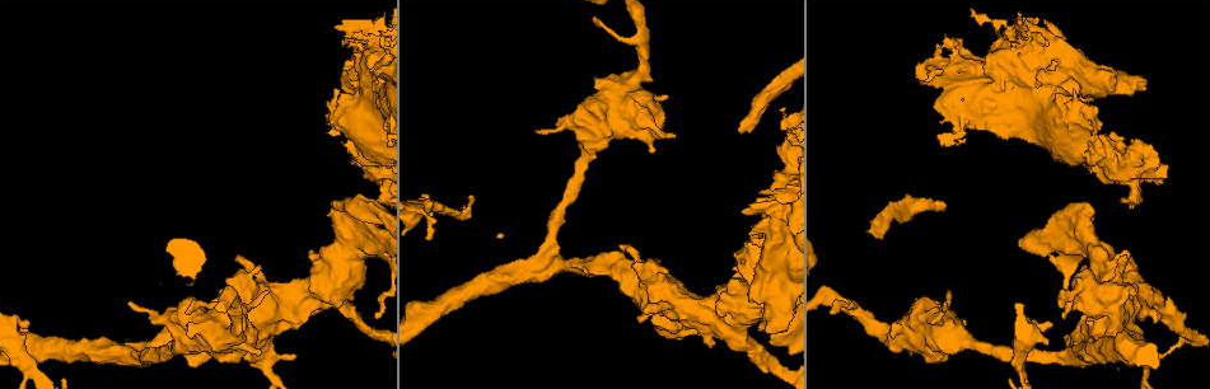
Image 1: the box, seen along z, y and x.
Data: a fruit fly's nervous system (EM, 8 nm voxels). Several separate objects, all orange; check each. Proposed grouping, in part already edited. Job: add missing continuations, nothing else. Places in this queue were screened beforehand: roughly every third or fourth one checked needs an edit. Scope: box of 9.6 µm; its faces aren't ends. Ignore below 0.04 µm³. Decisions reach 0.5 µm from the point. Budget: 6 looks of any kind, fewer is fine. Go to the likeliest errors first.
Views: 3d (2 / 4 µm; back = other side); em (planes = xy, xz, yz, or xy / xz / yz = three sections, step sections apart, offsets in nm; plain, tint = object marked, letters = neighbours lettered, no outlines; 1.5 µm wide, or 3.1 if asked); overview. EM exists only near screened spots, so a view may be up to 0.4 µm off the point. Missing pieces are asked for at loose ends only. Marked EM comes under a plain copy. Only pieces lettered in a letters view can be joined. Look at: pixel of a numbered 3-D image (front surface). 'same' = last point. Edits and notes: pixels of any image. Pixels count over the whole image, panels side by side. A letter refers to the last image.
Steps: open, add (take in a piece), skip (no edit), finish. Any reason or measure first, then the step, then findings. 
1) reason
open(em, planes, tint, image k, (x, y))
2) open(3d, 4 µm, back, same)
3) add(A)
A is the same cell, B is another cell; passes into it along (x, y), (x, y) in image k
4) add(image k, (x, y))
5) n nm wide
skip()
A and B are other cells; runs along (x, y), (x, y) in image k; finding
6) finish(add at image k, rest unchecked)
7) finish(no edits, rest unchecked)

end of a long branch
open(em, planes, letters, image 1, (946, 205))

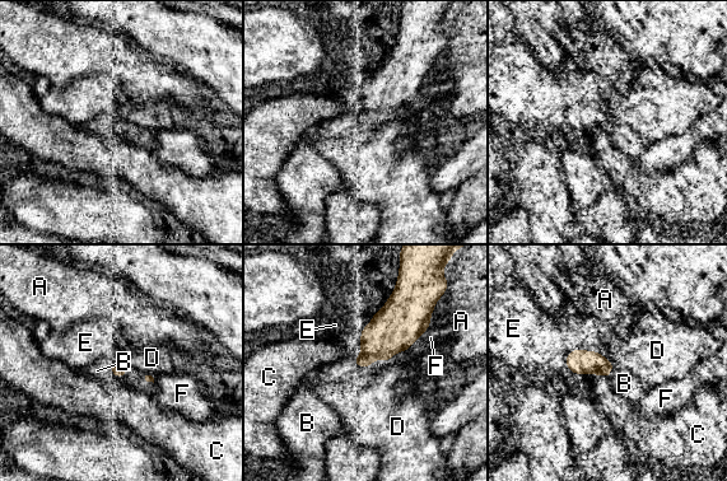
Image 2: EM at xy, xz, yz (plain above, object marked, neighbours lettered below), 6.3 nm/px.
add(B)
B is the same cell, A, C, D, E and F are other cells; passes into it along (386, 335), (360, 365), (345, 370) in image 2; the neuron continues

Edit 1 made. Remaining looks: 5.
open(overview)

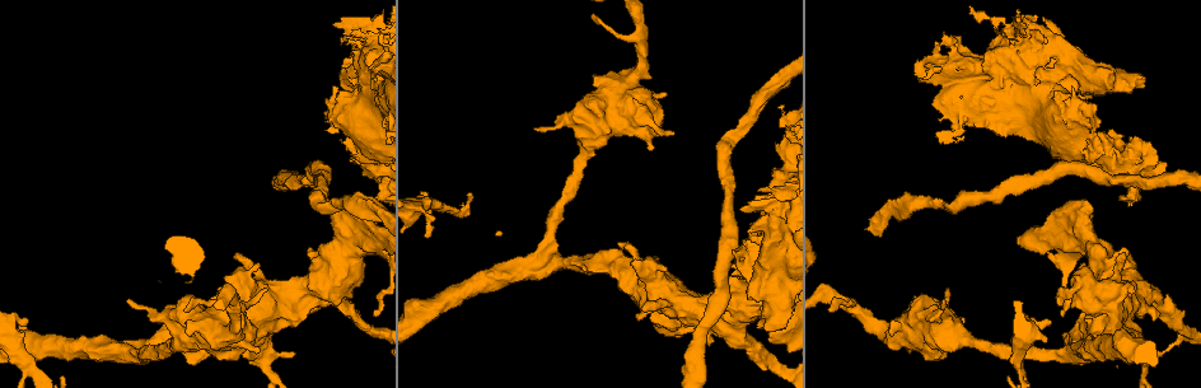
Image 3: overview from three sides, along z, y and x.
open(em, yz, step 4, tint, image 3, (20, 323))

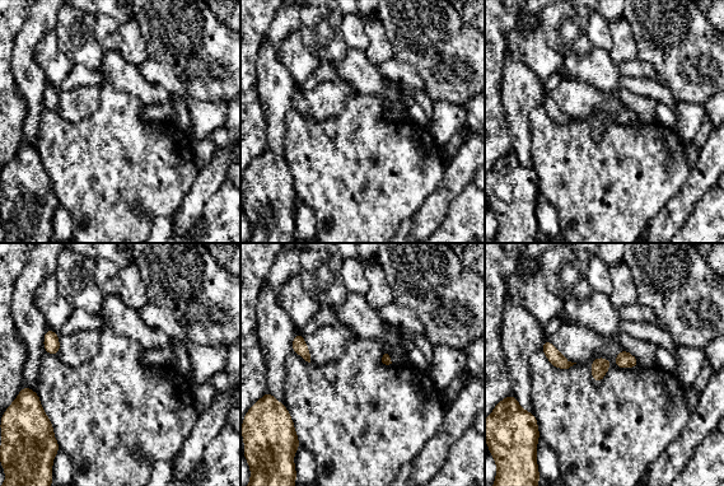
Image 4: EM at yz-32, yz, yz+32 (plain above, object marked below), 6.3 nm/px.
cut it another way
open(em, planes, letters, same)

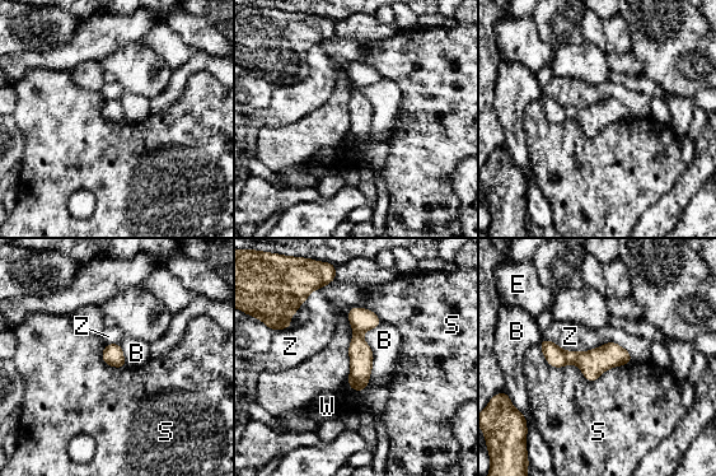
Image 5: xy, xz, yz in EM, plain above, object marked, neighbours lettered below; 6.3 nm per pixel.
150 nm wide
skip()
B, E, S, W and Z are other cells; no lettered piece goes on from it

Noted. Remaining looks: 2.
finish(add at image 2, rest unchecked)

